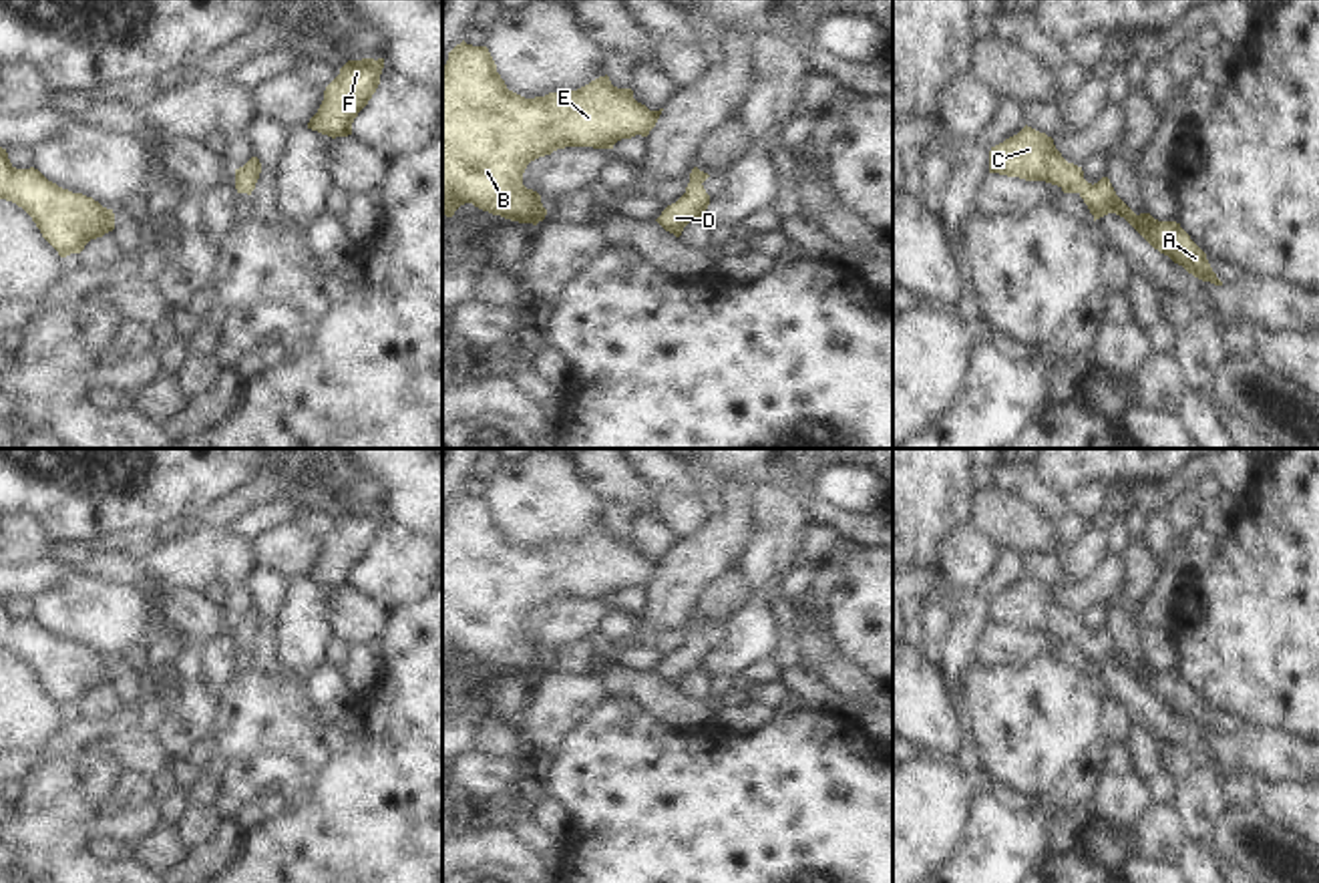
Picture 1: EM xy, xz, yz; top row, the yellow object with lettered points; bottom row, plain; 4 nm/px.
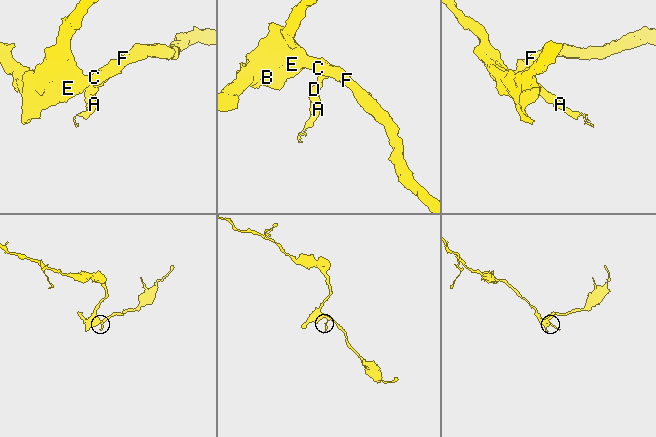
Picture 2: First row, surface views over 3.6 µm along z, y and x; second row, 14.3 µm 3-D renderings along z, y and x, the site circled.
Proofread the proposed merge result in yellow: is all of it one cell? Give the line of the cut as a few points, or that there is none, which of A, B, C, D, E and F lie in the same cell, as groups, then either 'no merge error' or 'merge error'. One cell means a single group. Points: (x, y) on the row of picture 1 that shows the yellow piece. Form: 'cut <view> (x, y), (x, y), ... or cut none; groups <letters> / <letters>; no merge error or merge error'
cut none; groups A B C D E F; no merge error

